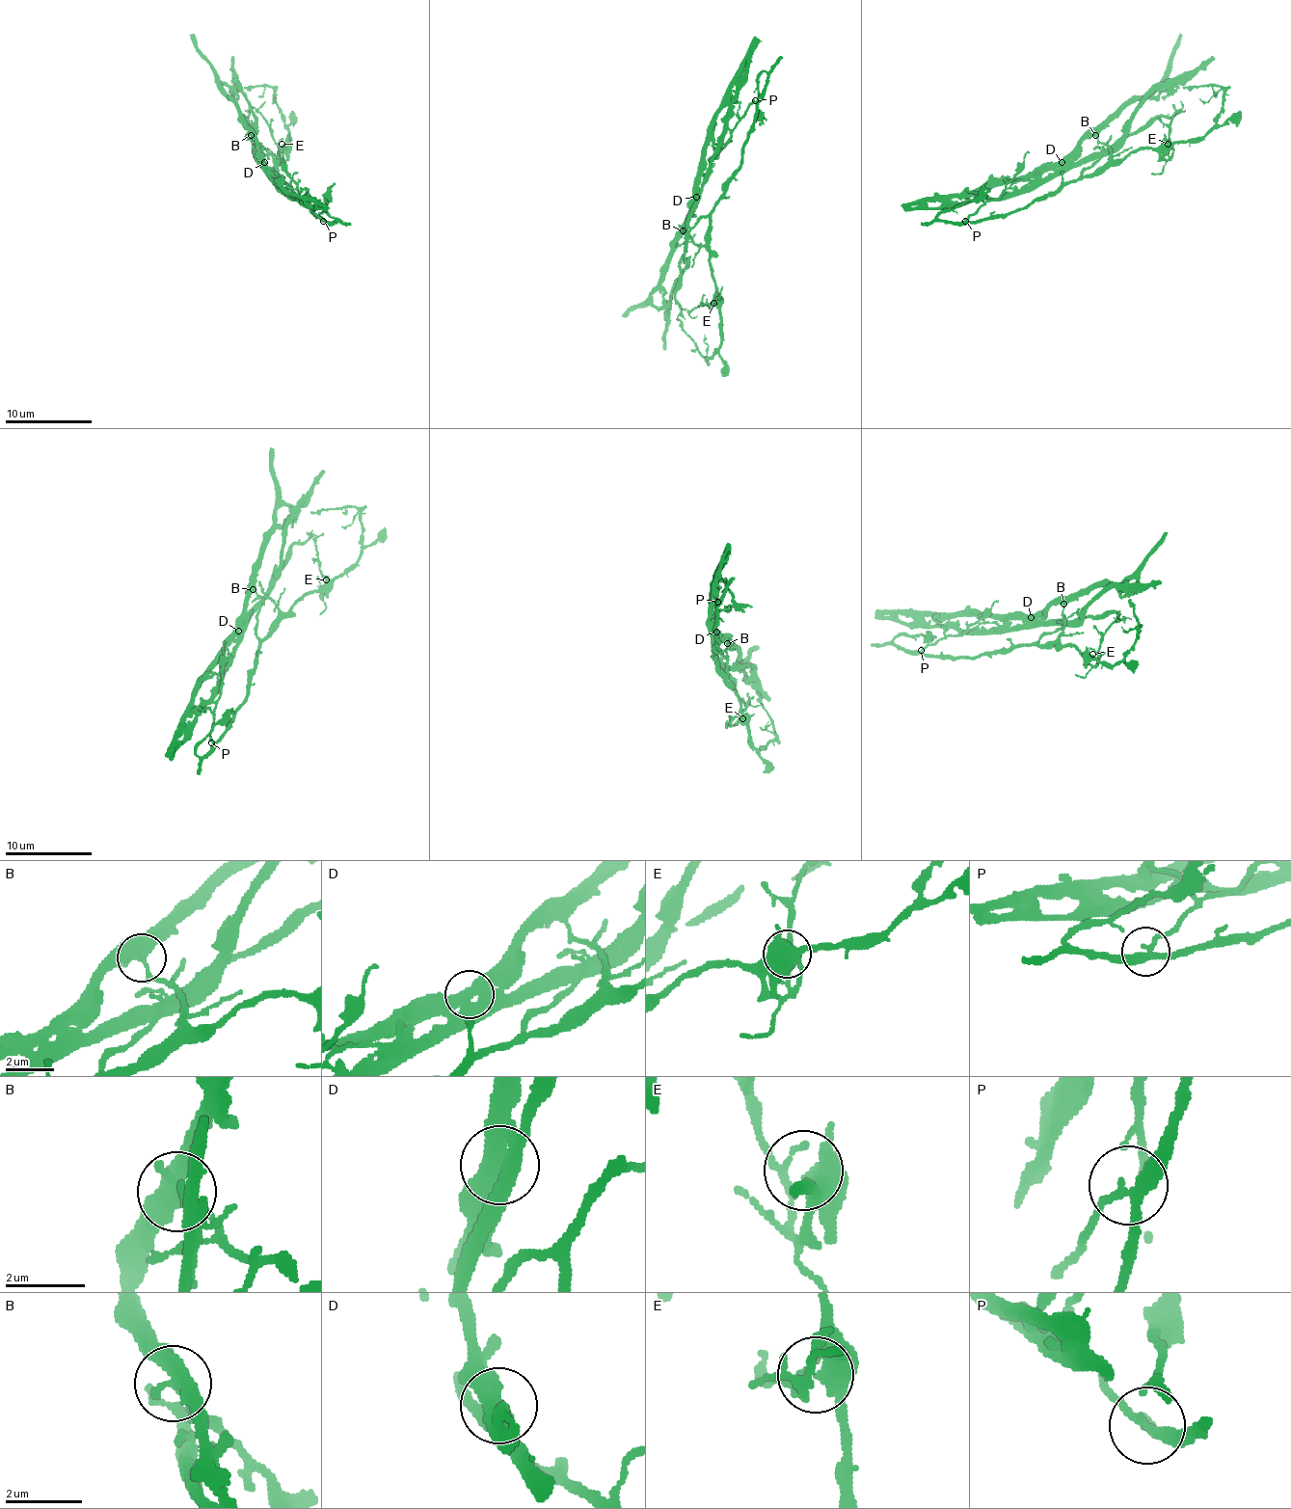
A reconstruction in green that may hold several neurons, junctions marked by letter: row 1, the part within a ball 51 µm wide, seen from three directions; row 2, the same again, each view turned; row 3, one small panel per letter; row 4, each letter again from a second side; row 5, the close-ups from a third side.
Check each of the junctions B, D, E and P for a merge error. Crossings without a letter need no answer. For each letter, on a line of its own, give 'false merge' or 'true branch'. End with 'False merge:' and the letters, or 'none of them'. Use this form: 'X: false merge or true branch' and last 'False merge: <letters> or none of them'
B: false merge
D: false merge
E: true branch
P: true branch
False merge: B, D

